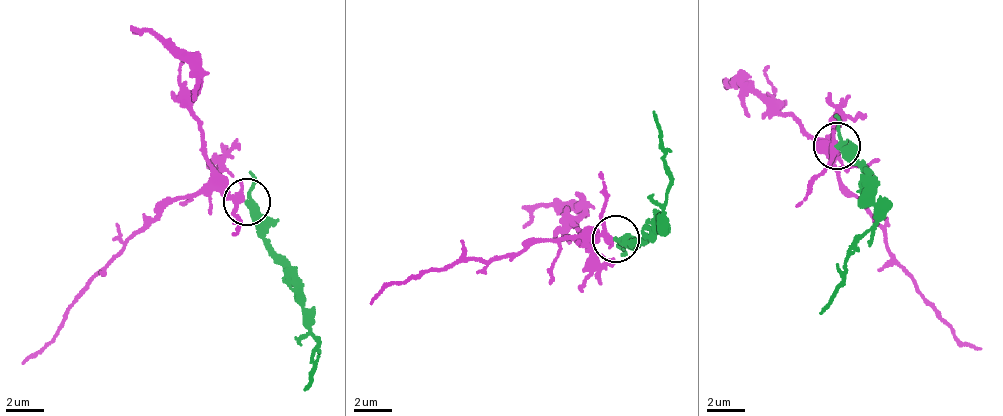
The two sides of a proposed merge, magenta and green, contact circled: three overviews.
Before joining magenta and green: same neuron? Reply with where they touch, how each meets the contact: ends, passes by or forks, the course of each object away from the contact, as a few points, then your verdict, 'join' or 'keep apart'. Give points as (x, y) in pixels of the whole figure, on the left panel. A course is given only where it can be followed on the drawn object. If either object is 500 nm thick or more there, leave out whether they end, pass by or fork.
(247, 201) | magenta forks | green passes by | magenta via (243, 202), (177, 194), (93, 273), (50, 339), (21, 365) | green via (248, 201), (274, 247), (308, 328), (315, 356), (314, 383), (303, 389) | join

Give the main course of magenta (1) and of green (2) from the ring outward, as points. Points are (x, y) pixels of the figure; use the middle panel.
1: (612, 237), (547, 240), (453, 261), (402, 280), (368, 305)
2: (616, 237), (637, 241), (662, 213), (666, 158), (663, 131), (652, 112)

